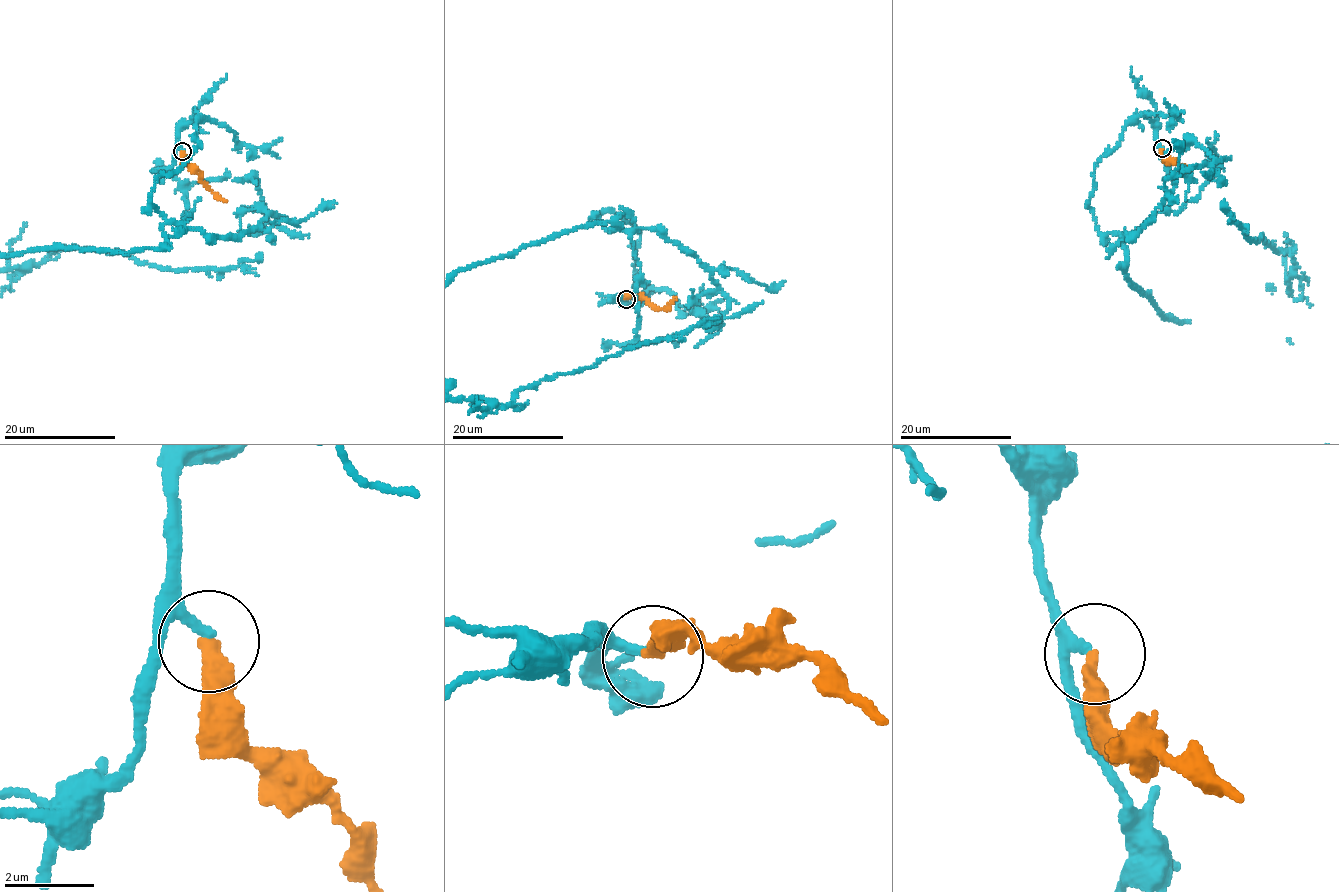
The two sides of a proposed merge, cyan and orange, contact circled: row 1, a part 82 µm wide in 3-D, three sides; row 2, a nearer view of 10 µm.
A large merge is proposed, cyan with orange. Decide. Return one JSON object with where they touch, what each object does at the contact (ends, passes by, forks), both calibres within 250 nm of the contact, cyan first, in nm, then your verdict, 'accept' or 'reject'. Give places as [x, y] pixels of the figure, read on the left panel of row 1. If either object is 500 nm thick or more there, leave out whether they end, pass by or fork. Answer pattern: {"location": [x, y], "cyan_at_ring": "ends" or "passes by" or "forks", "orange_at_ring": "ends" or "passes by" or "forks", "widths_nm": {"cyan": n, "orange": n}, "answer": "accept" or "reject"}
{"location": [182, 151], "cyan_at_ring": "ends", "orange_at_ring": "ends", "widths_nm": {"cyan": 200, "orange": 320}, "answer": "reject"}

